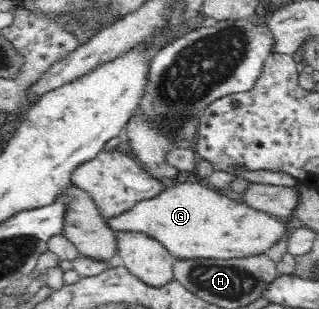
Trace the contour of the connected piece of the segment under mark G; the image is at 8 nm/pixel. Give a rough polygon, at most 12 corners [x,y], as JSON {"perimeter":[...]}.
{"perimeter":[[186,181],[105,219],[181,260],[264,254],[275,216]]}

